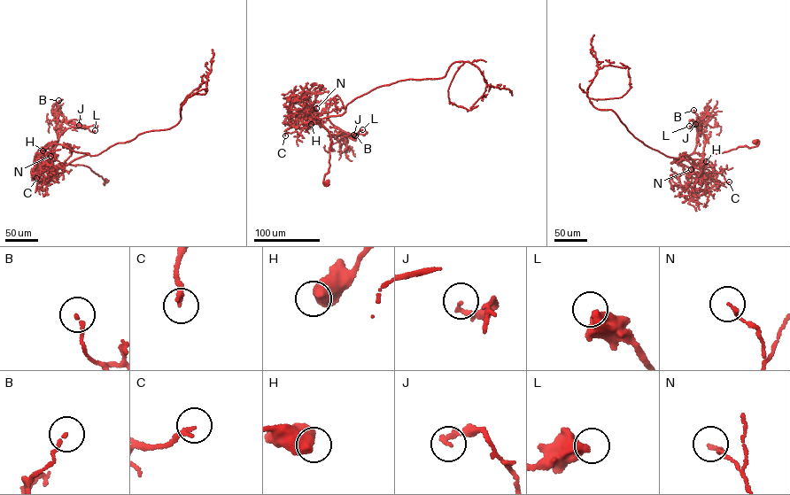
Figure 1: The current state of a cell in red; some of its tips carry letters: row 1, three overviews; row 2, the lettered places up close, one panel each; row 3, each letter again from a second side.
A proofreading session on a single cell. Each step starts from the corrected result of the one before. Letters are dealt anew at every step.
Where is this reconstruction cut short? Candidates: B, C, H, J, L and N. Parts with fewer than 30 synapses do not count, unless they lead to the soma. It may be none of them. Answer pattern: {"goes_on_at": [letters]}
{"goes_on_at": []}

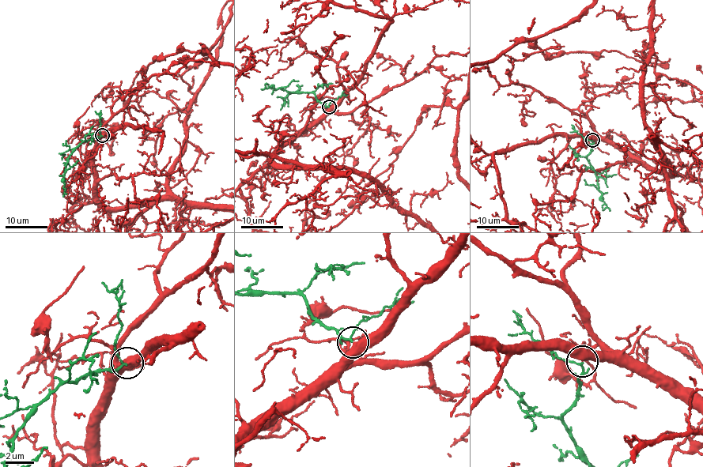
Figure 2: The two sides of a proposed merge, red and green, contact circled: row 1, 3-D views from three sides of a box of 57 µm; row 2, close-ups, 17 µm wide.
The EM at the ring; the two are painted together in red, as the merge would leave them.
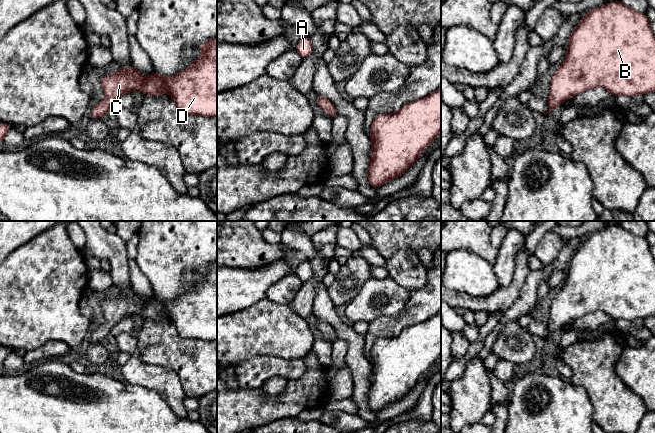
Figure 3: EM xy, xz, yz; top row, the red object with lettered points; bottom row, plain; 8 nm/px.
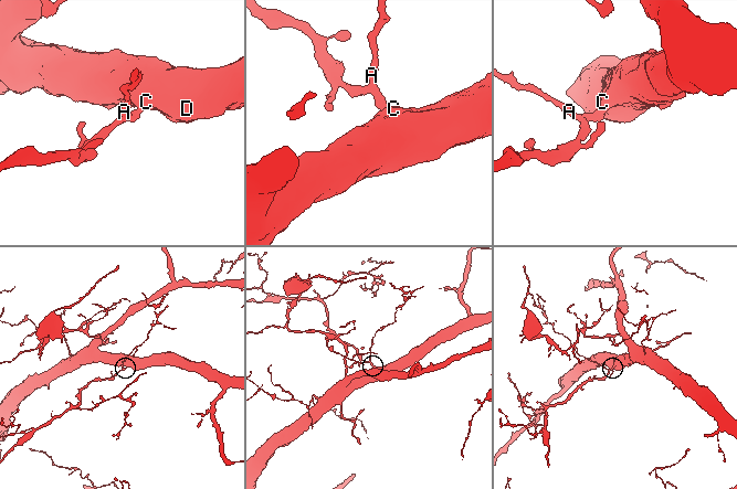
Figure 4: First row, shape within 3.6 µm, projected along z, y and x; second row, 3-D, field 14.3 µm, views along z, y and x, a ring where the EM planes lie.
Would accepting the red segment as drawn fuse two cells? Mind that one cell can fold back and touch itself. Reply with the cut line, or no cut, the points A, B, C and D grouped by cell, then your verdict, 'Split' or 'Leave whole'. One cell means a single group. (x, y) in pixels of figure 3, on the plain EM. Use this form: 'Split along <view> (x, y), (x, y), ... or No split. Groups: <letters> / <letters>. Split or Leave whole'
No split. Groups: A B C D. Leave whole

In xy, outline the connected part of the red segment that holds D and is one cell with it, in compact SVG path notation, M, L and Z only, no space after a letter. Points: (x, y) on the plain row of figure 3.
M217 261L211 263L209 266L198 269L197 271L202 276L203 280L191 285L189 290L172 301L162 300L154 294L154 296L150 300L142 303L141 297L132 289L128 291L122 291L119 293L118 296L113 298L104 298L100 306L102 308L105 323L98 327L91 334L90 343L101 343L101 341L110 333L110 329L114 325L116 325L123 318L131 317L134 314L140 314L144 318L151 320L160 320L165 315L174 324L180 337L211 342L217 341Z

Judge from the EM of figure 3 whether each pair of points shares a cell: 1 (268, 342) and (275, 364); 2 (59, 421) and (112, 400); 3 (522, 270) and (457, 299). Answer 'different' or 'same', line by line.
1: different
2: same
3: same

